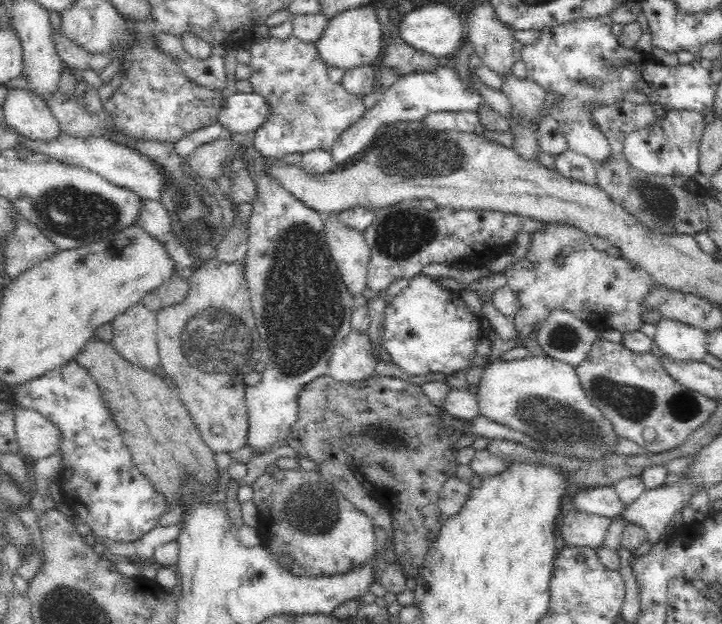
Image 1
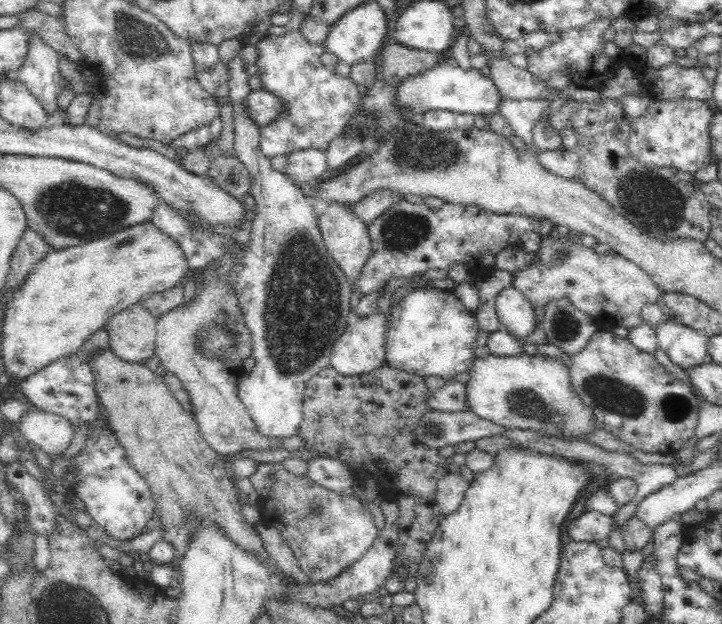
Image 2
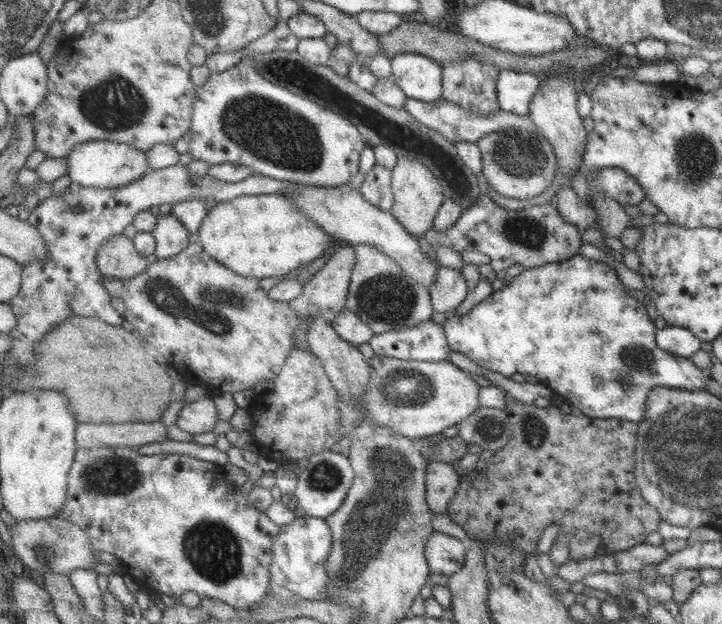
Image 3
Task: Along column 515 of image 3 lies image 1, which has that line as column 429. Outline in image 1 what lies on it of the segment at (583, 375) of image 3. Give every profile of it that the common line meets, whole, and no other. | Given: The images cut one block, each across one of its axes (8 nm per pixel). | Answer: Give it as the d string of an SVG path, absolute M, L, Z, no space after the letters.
M420 272L409 280L401 293L386 299L378 336L382 350L390 356L392 364L410 376L444 373L450 377L450 374L470 368L472 358L476 355L477 342L484 337L481 317L469 310L458 292L448 290L432 276Z

